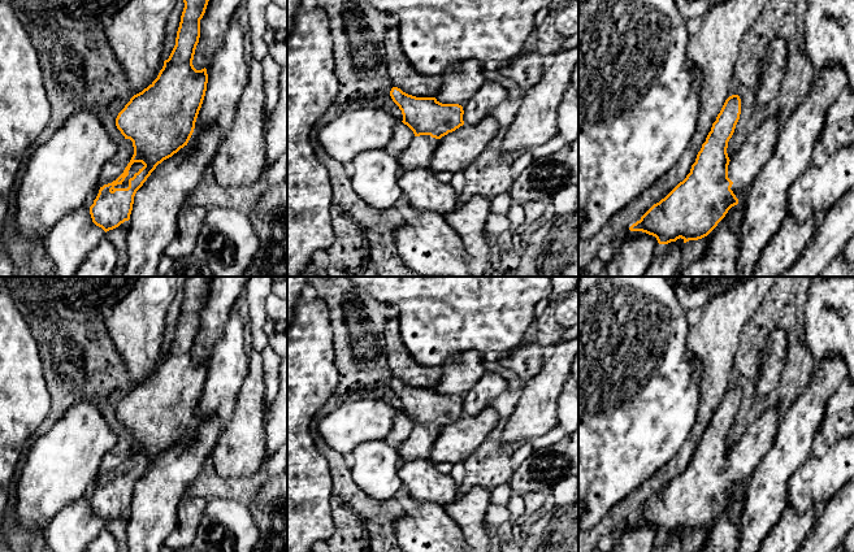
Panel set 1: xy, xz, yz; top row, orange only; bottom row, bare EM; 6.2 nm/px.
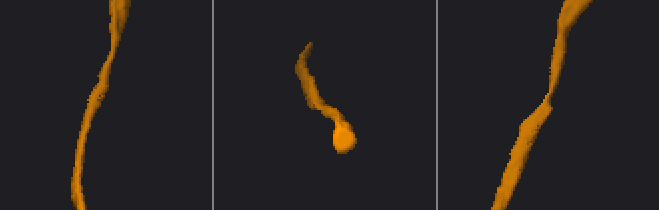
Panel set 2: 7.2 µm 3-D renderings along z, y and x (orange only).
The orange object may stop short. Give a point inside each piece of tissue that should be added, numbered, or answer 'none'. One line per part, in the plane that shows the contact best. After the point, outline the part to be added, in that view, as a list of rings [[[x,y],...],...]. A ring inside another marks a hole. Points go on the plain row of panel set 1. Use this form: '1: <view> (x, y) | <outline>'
1: xy (135, 457) | [[[134,453],[129,461],[129,466],[125,469],[125,471],[121,475],[114,477],[114,479],[127,479],[129,478],[129,470],[134,468],[135,464],[138,464],[144,456],[142,453]]]

